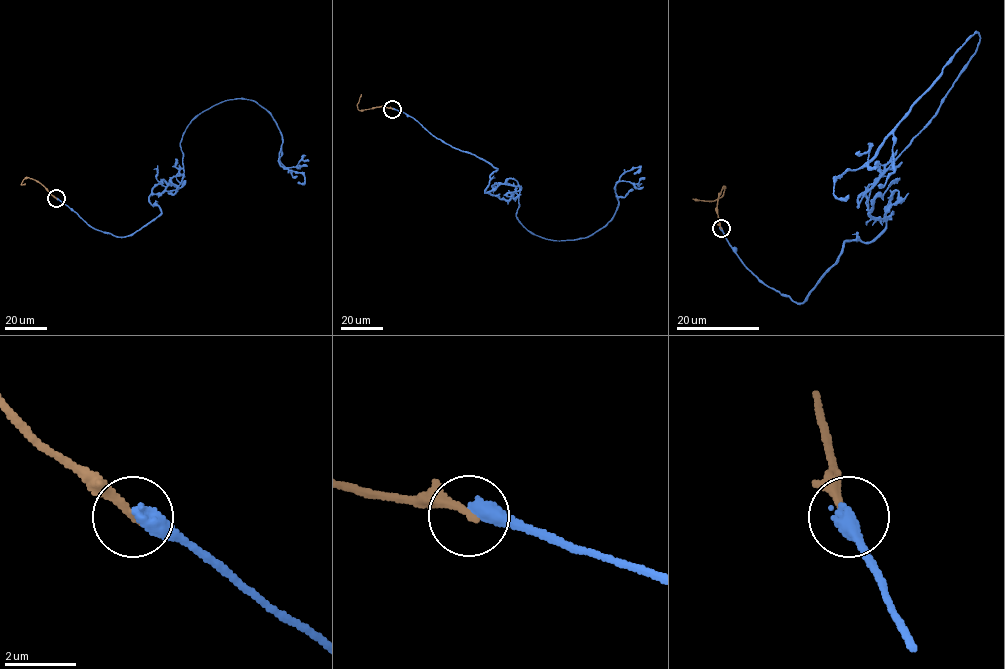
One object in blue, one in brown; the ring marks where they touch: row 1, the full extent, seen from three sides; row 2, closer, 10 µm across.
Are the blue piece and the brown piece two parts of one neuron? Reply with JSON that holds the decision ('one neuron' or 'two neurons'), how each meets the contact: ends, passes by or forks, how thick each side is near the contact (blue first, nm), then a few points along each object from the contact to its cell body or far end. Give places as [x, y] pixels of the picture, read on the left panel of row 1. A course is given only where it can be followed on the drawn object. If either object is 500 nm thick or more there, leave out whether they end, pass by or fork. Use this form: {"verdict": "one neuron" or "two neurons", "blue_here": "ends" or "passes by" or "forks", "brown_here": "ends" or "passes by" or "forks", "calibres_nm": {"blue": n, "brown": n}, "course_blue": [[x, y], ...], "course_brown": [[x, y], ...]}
{"verdict": "two neurons", "blue_here": "ends", "brown_here": "ends", "calibres_nm": {"blue": 480, "brown": 240}, "course_blue": [[56, 198], [132, 235], [161, 212], [149, 196], [181, 182], [190, 121], [240, 99], [270, 114], [298, 181]], "course_brown": [[56, 198], [32, 179], [25, 178], [21, 184], [25, 183]]}

